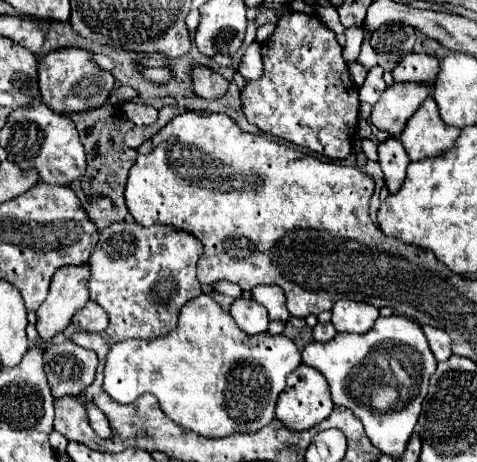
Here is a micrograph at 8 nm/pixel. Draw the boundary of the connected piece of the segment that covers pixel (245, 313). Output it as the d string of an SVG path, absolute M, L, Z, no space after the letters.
M238 298L230 304L230 316L246 334L260 334L268 330L268 312L254 300Z

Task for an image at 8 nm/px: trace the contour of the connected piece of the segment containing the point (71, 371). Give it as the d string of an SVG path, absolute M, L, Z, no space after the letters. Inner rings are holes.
M70 340L44 350L44 372L56 398L80 394L94 382L96 366L96 352L80 348Z

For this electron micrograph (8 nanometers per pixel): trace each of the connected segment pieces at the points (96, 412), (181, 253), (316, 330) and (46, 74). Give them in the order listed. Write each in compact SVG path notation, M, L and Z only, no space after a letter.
M92 403L86 405L86 410L90 426L94 428L94 432L100 434L102 438L108 438L108 434L110 434L108 418L106 418L104 413Z
M120 222L100 230L100 240L96 244L96 250L88 260L88 268L90 268L88 292L90 292L90 300L100 304L110 318L110 326L106 330L108 338L112 342L122 342L130 338L152 340L174 330L180 308L202 292L200 282L196 280L196 262L200 254L202 254L202 244L192 234L184 230L176 230L172 226L156 224L144 228L140 224Z
M318 322L318 324L312 328L312 338L314 338L316 342L326 342L326 340L334 338L334 334L336 334L336 330L334 330L334 326L332 326L330 322L328 322L328 324Z
M64 48L46 54L38 66L38 86L42 94L42 102L48 104L56 114L74 114L74 112L88 112L100 108L114 86L114 78L110 72L100 70L94 62L90 62L90 54L78 48Z

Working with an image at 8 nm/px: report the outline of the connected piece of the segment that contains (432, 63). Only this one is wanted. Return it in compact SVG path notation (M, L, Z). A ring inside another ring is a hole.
M408 54L392 70L394 82L402 84L416 82L416 84L426 84L430 88L436 86L438 74L440 74L440 62L428 54Z

